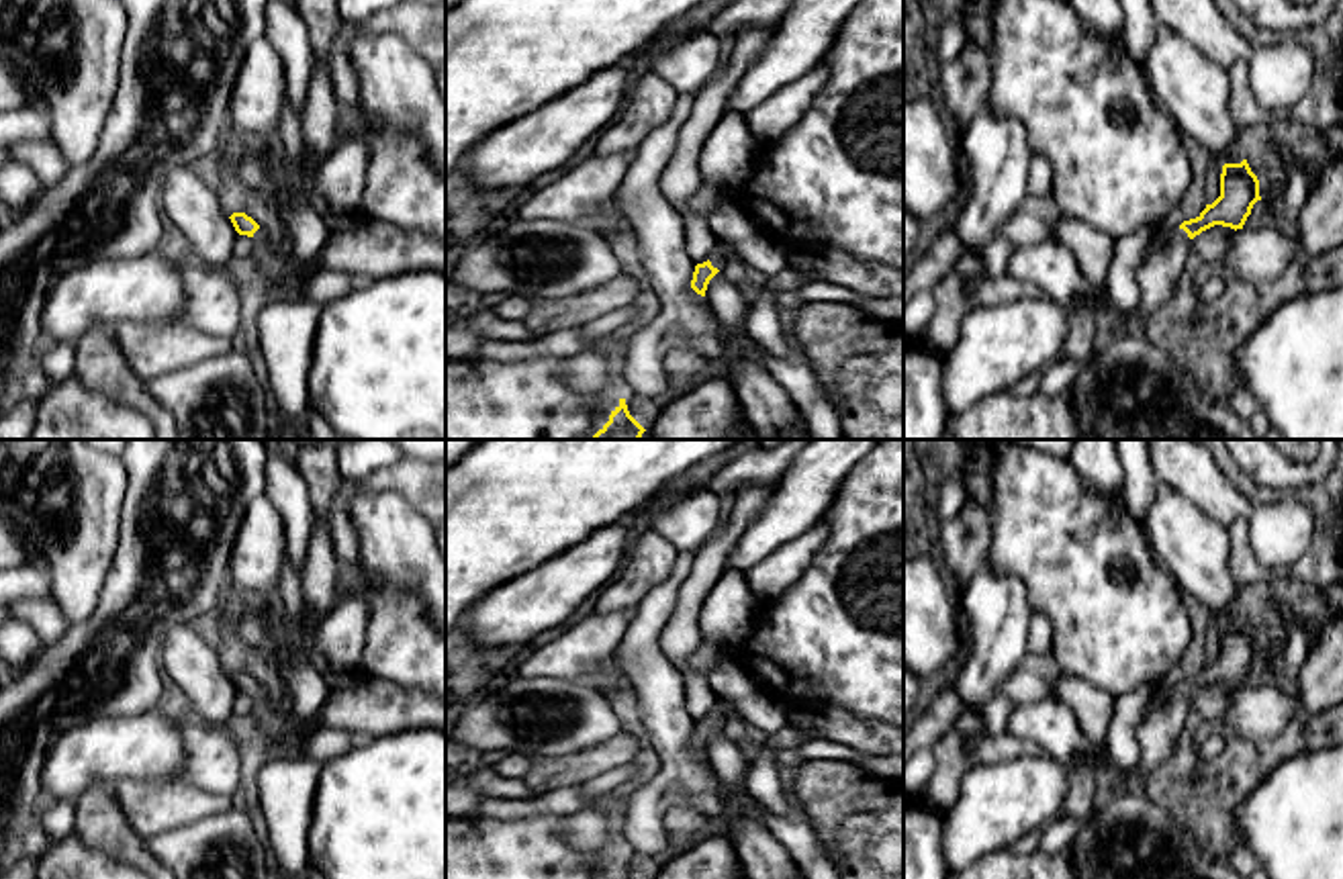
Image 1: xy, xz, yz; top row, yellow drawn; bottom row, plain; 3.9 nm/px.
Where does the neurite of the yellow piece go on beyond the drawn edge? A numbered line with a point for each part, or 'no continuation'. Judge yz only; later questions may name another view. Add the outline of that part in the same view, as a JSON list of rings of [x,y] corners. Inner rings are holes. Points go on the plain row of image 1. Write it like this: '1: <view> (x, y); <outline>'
1: yz (1158, 734); [[[1175,687],[1171,699],[1149,713],[1137,726],[1137,744],[1141,748],[1141,760],[1134,769],[1122,771],[1114,765],[1106,752],[1102,771],[1096,775],[1104,789],[1137,789],[1157,767],[1169,760],[1175,752],[1177,740],[1184,732],[1188,711],[1192,709],[1192,697],[1184,687]]]

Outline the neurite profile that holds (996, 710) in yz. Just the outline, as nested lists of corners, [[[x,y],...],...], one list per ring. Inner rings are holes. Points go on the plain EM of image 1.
[[[1006,693],[993,695],[987,703],[979,705],[979,715],[985,722],[987,734],[1004,734],[1008,715],[1014,709],[1014,701]]]

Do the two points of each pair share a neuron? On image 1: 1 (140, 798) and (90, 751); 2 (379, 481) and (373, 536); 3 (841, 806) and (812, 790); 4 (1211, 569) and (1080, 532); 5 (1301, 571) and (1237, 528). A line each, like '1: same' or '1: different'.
1: different
2: different
3: same
4: different
5: same

